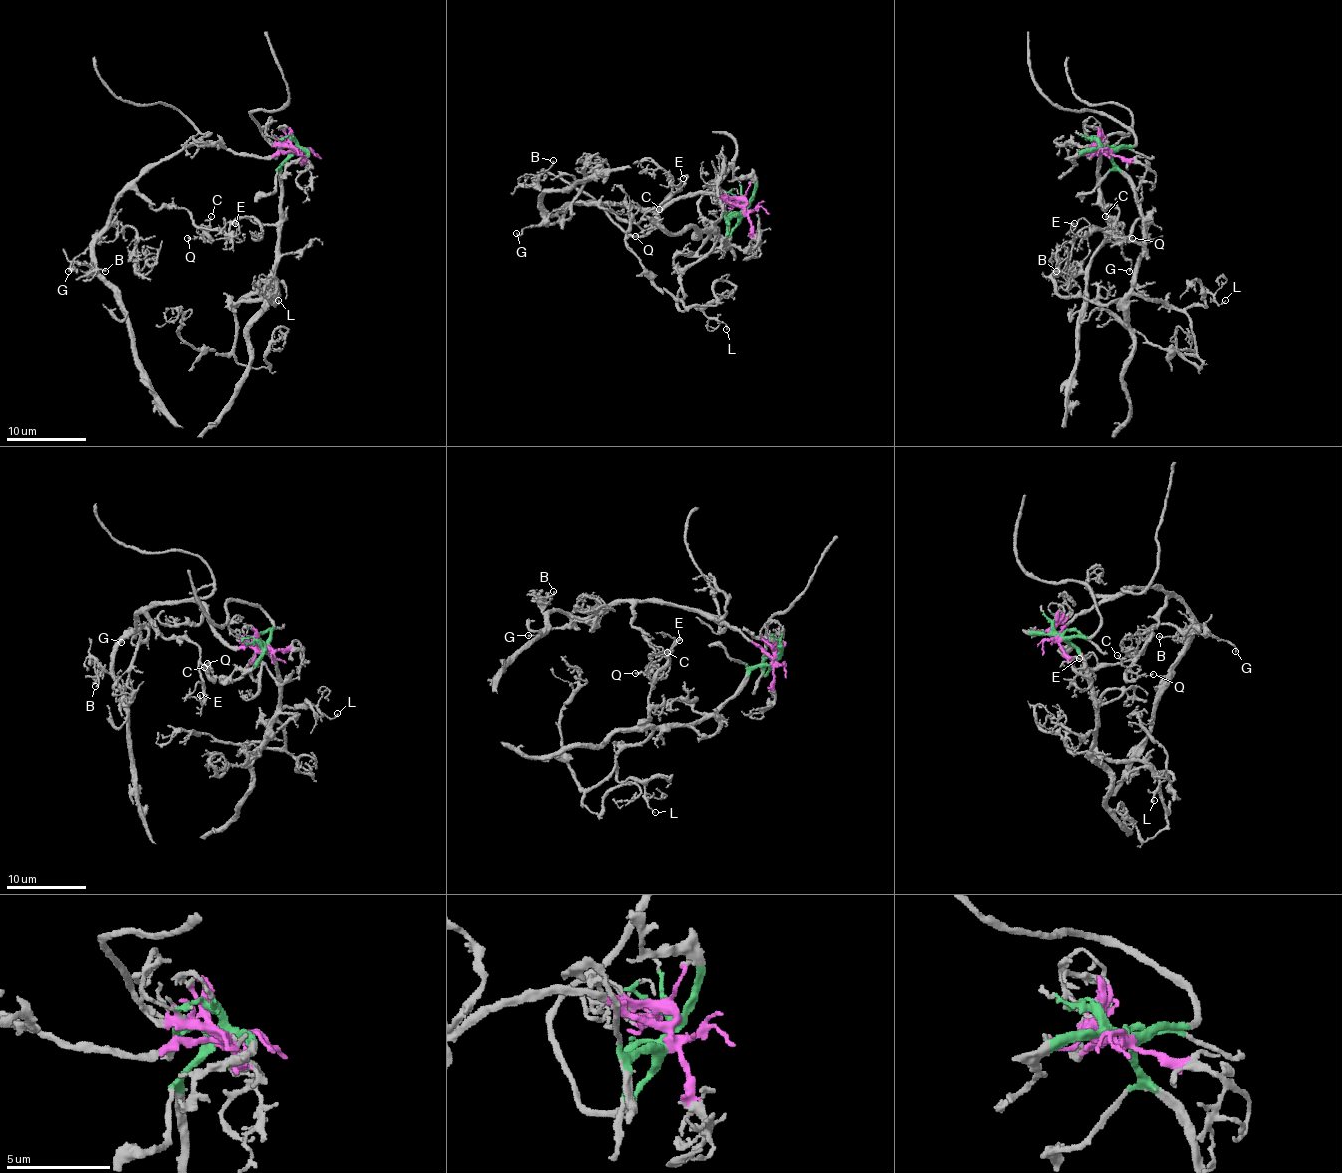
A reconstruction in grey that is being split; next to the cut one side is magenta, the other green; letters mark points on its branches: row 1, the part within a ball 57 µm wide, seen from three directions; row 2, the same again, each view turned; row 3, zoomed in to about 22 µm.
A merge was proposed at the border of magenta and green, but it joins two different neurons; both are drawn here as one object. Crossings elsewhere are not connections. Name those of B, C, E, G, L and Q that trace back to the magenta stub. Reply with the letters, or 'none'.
B, C, E, G, Q

